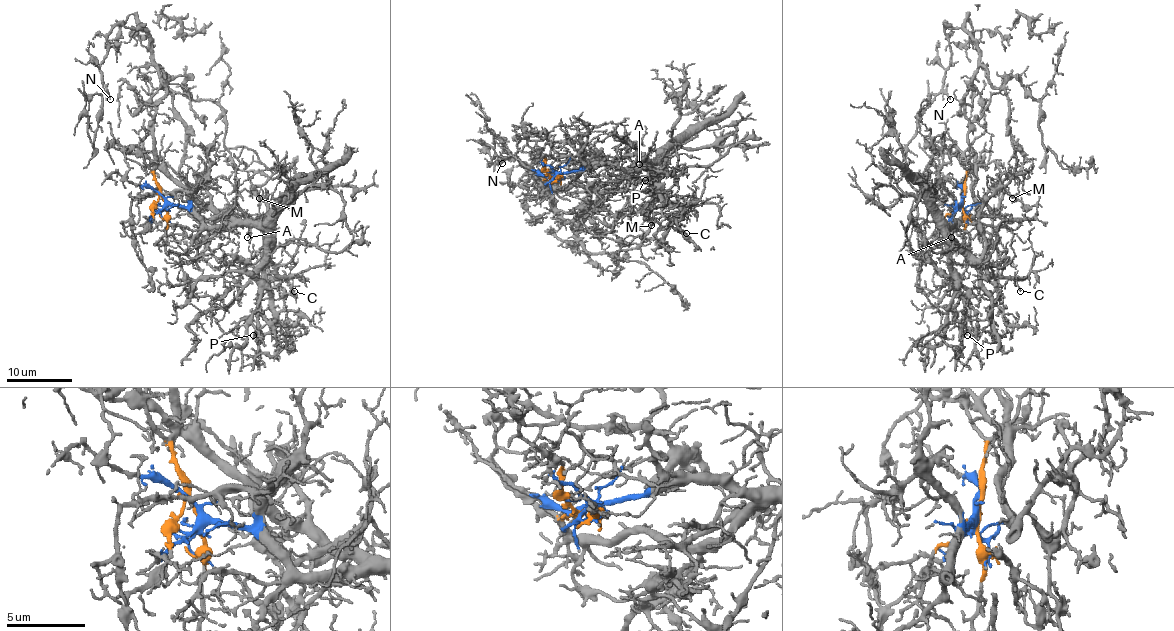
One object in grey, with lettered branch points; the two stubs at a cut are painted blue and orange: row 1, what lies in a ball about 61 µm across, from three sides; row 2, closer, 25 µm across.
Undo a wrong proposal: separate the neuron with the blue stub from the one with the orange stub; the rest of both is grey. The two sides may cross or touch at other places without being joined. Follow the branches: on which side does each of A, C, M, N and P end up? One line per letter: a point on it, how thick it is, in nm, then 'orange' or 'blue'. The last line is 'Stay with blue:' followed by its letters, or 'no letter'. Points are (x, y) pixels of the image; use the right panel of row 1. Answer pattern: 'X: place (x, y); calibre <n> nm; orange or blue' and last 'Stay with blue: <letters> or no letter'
A: place (951, 237); calibre 110 nm; blue
C: place (1020, 291); calibre 120 nm; blue
M: place (1012, 198); calibre 90 nm; blue
N: place (950, 99); calibre 120 nm; orange
P: place (967, 335); calibre 90 nm; blue
Stay with blue: A, C, M, P

